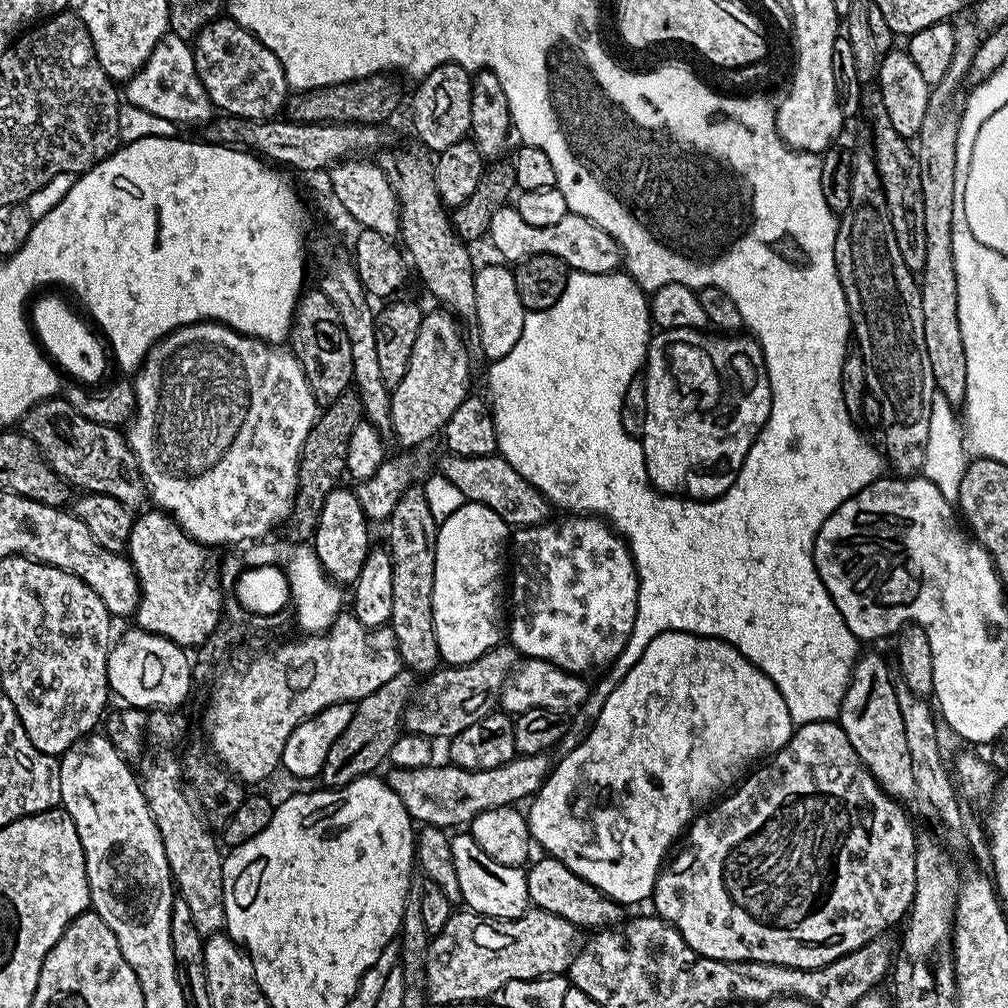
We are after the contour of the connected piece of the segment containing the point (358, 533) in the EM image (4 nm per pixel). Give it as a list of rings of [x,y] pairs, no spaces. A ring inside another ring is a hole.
[[[337,486],[326,498],[320,521],[316,527],[314,547],[316,556],[322,562],[325,574],[341,586],[352,586],[362,572],[363,563],[370,551],[368,527],[370,521],[364,515],[364,508],[350,487]]]

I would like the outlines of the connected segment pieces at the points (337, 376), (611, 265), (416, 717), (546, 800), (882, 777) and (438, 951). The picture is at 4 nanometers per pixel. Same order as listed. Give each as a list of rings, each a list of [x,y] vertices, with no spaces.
[[[319,290],[305,291],[296,304],[296,315],[292,317],[290,351],[302,366],[306,382],[317,401],[331,402],[352,384],[352,359],[350,358],[350,338],[334,310],[334,302]]]
[[[505,206],[494,214],[487,235],[492,238],[493,246],[505,256],[505,261],[521,262],[540,254],[557,255],[569,269],[586,274],[614,272],[622,264],[618,242],[602,230],[602,226],[590,222],[590,218],[582,218],[573,212],[554,222],[554,226],[530,226],[530,222],[526,222],[514,206]]]
[[[501,642],[474,662],[437,668],[425,679],[428,680],[425,684],[423,681],[415,689],[414,695],[408,701],[403,727],[409,733],[429,738],[451,738],[458,735],[468,726],[473,726],[474,722],[497,711],[502,686],[517,663],[516,649]]]
[[[688,632],[658,634],[650,642],[650,646],[646,646],[642,658],[638,658],[638,662],[615,687],[616,689],[605,698],[604,705],[596,716],[596,725],[589,730],[588,737],[561,758],[560,765],[557,768],[555,765],[549,771],[544,785],[531,797],[527,805],[529,808],[528,812],[526,811],[526,819],[531,839],[535,843],[537,840],[545,848],[543,851],[547,855],[561,860],[566,867],[574,870],[574,874],[590,882],[599,892],[606,894],[617,904],[627,906],[640,904],[651,897],[658,874],[669,855],[668,847],[672,843],[673,845],[677,843],[678,837],[694,819],[692,808],[698,807],[699,804],[711,805],[712,796],[719,797],[725,790],[731,789],[738,778],[743,777],[761,759],[760,752],[768,751],[768,754],[775,754],[784,748],[793,734],[794,725],[790,710],[786,710],[786,698],[782,698],[776,683],[765,672],[755,668],[734,646],[730,646],[724,640],[716,640],[713,636],[691,636]]]
[[[868,652],[859,657],[852,665],[852,675],[848,677],[848,689],[840,703],[840,715],[838,723],[840,729],[850,738],[850,746],[858,754],[861,764],[868,769],[868,772],[877,784],[885,790],[892,790],[895,784],[914,784],[914,774],[911,773],[910,749],[906,744],[906,731],[902,722],[902,711],[898,710],[898,701],[894,692],[894,676],[888,673],[888,664],[876,652]]]
[[[529,907],[528,911],[513,920],[495,920],[471,910],[463,911],[453,911],[446,926],[442,926],[437,936],[431,937],[428,950],[424,953],[426,995],[433,1005],[460,1004],[463,1000],[484,1000],[492,995],[495,997],[511,980],[559,977],[567,973],[582,940],[575,924],[541,908]]]

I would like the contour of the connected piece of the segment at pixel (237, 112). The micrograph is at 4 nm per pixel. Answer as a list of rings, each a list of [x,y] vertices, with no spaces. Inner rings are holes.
[[[221,18],[210,21],[203,30],[196,33],[192,53],[198,78],[210,98],[213,109],[229,116],[258,121],[279,117],[285,111],[290,89],[286,74],[282,70],[282,62],[278,62],[276,55],[266,50],[266,46],[262,46],[262,42],[258,42],[258,38],[247,32],[237,20]]]

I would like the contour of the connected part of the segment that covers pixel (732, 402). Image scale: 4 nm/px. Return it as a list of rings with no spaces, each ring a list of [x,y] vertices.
[[[694,328],[660,330],[648,343],[648,359],[642,372],[646,386],[646,426],[642,443],[648,479],[659,492],[679,494],[694,500],[713,500],[726,494],[746,462],[750,446],[770,418],[772,391],[759,351],[744,348],[740,360],[732,360],[728,344],[719,335],[707,340],[703,331]]]

